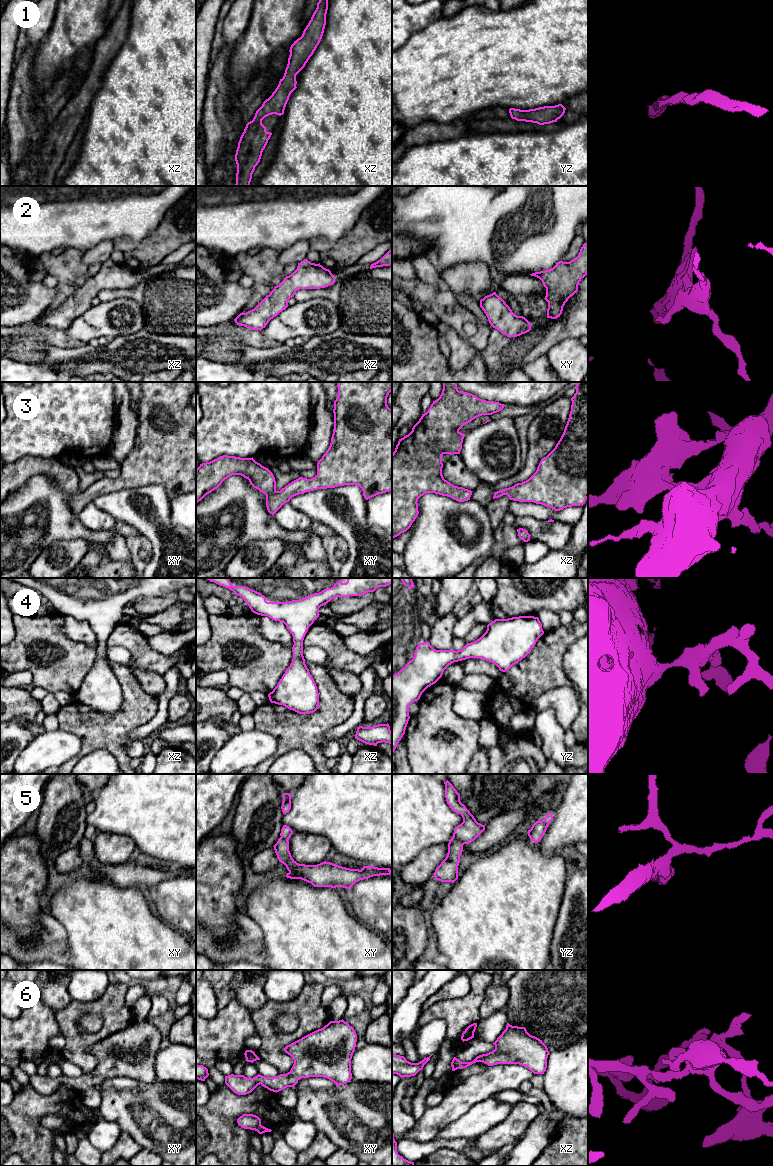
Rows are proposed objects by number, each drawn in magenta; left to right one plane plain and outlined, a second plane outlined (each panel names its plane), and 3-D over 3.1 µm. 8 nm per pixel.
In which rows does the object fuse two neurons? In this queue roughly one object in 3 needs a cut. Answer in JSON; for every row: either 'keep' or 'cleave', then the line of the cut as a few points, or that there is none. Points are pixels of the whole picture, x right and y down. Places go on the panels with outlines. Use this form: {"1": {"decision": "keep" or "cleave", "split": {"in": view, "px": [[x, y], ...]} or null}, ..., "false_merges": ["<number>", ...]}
{"1": {"decision": "keep", "split": null}, "2": {"decision": "keep", "split": null}, "3": {"decision": "keep", "split": null}, "4": {"decision": "keep", "split": null}, "5": {"decision": "cleave", "split": {"in": "yz", "px": [[453, 836], [463, 844]]}}, "6": {"decision": "keep", "split": null}, "false_merges": ["5"]}

